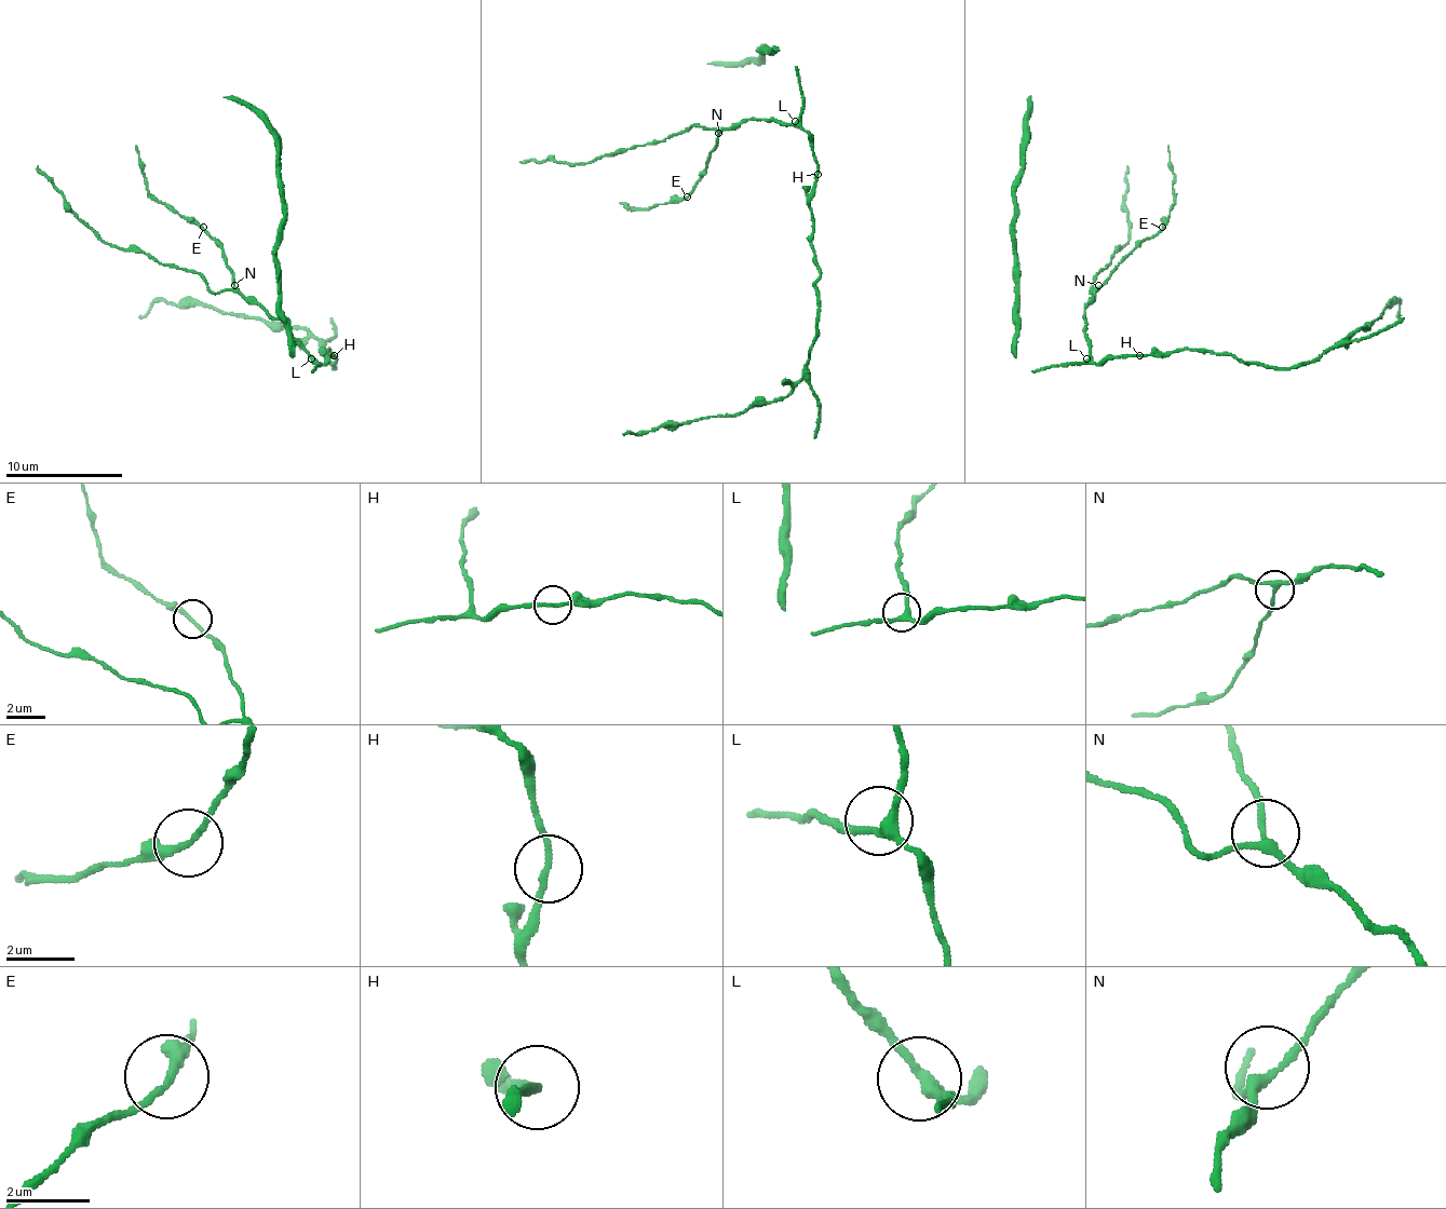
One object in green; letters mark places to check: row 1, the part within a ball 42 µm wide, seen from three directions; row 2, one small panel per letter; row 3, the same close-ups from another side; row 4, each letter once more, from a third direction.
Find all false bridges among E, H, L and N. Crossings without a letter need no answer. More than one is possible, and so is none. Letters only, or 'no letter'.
no letter

